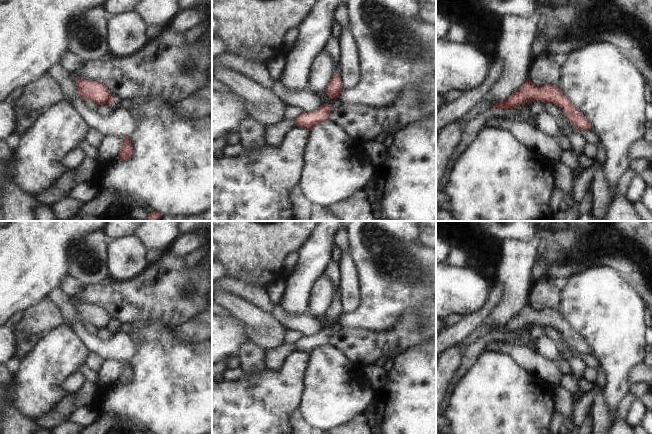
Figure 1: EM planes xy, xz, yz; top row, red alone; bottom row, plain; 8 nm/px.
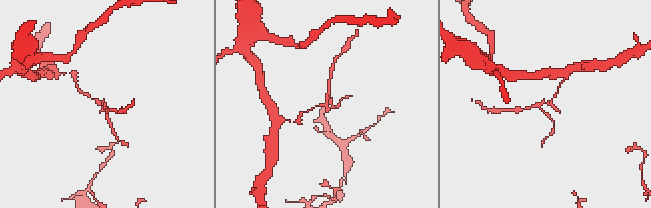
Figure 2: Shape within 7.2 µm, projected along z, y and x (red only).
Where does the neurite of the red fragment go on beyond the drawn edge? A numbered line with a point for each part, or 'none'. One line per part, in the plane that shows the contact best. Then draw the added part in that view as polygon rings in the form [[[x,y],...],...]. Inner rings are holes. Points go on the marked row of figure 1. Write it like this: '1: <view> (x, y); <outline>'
none

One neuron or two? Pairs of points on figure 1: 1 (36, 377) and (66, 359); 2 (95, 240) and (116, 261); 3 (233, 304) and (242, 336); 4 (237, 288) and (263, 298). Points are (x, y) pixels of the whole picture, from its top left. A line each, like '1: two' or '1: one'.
1: one
2: two
3: two
4: one

